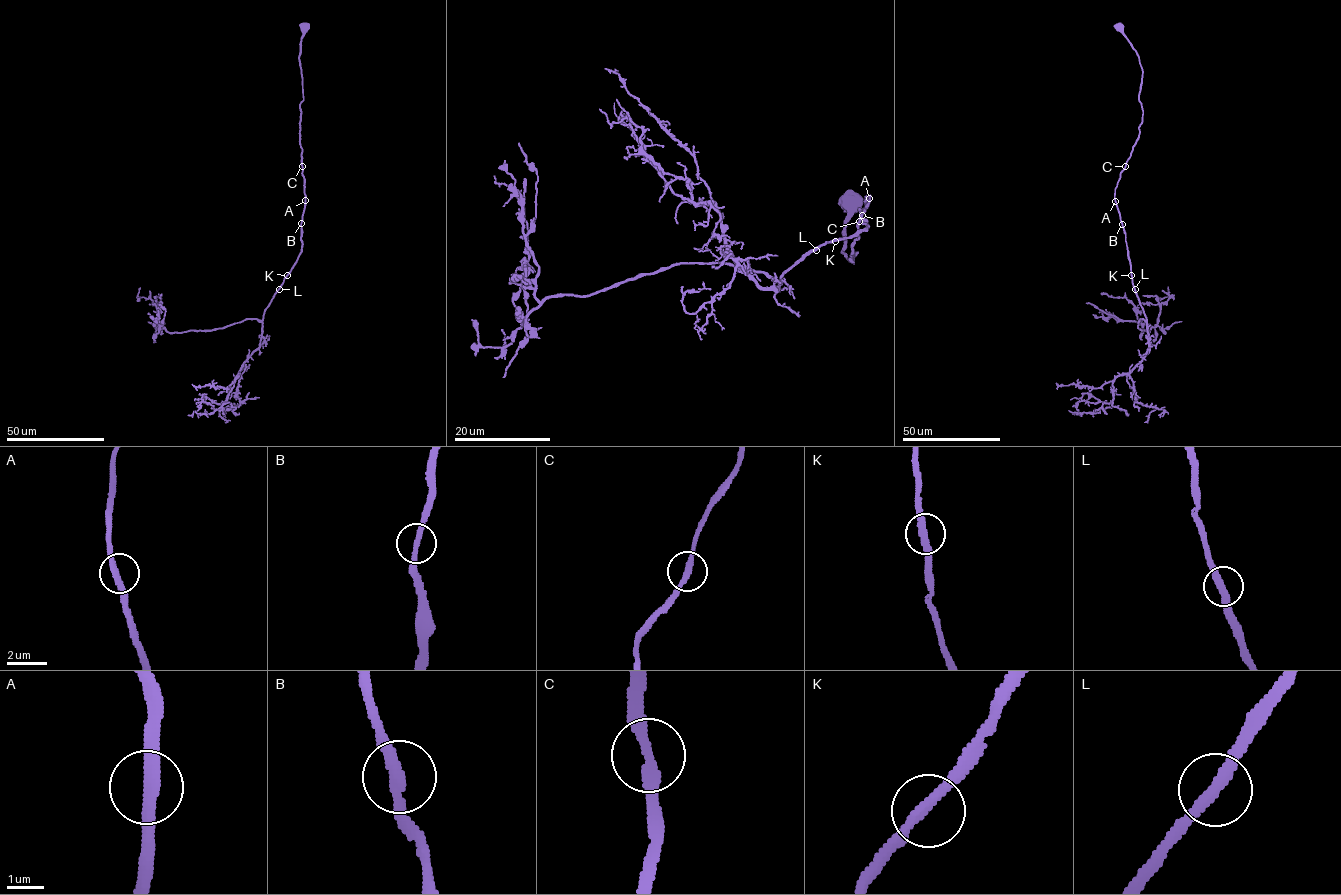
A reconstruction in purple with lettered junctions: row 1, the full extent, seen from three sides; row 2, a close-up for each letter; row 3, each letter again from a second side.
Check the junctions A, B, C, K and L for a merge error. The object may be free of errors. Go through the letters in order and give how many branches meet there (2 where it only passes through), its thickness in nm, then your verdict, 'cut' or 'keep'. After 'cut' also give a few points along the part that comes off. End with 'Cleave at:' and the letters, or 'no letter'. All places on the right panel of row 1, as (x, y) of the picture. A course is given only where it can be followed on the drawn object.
A: 2 branches meet; 260 nm thick; keep
B: 2 branches meet; 260 nm thick; keep
C: 2 branches meet; 260 nm thick; keep
K: 2 branches meet; 260 nm thick; keep
L: 2 branches meet; 280 nm thick; keep
Cleave at: no letter

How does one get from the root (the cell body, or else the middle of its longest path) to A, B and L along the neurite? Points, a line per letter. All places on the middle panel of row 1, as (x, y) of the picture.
A: (854, 201), (844, 222), (843, 250), (851, 261), (857, 252), (850, 259), (853, 262), (860, 209), (869, 198)
B: (854, 201), (844, 222), (843, 250), (851, 261), (857, 252), (852, 262), (860, 209), (869, 195), (861, 215)
L: (854, 201), (843, 250), (851, 261), (857, 252), (853, 262), (869, 195), (864, 229), (816, 250)

